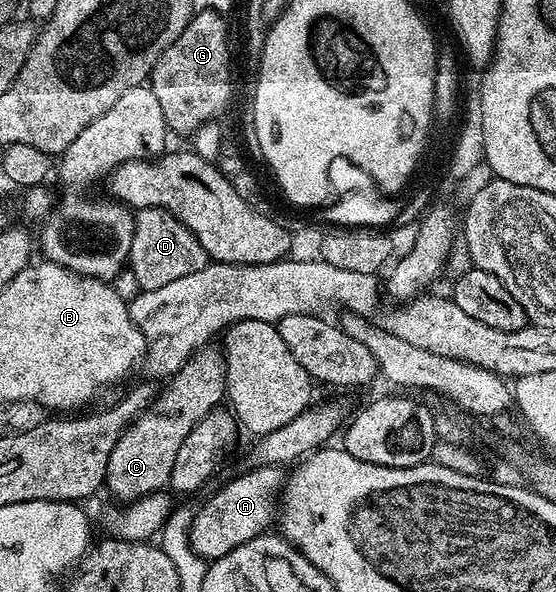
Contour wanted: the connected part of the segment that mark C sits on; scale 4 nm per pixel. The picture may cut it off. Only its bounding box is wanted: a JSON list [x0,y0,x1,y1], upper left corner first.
[104,345,225,505]

